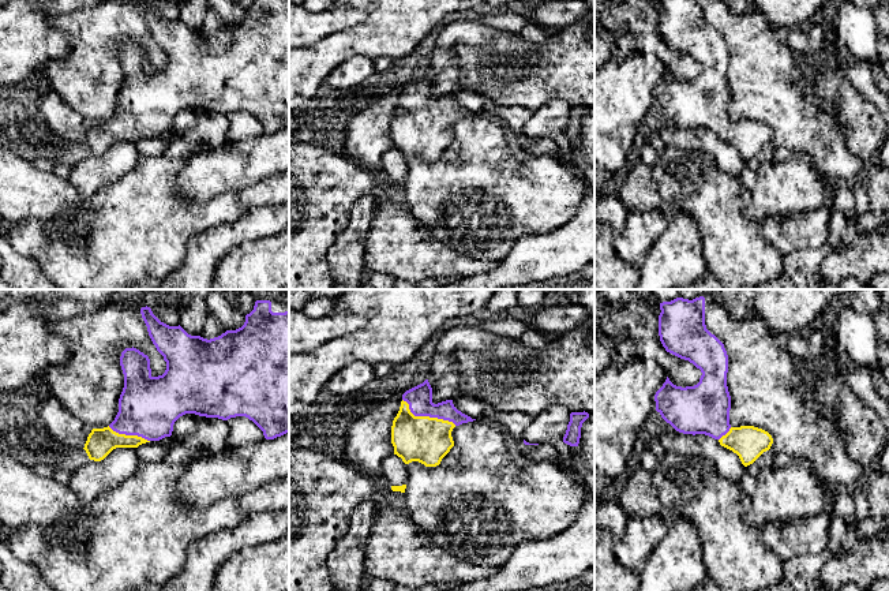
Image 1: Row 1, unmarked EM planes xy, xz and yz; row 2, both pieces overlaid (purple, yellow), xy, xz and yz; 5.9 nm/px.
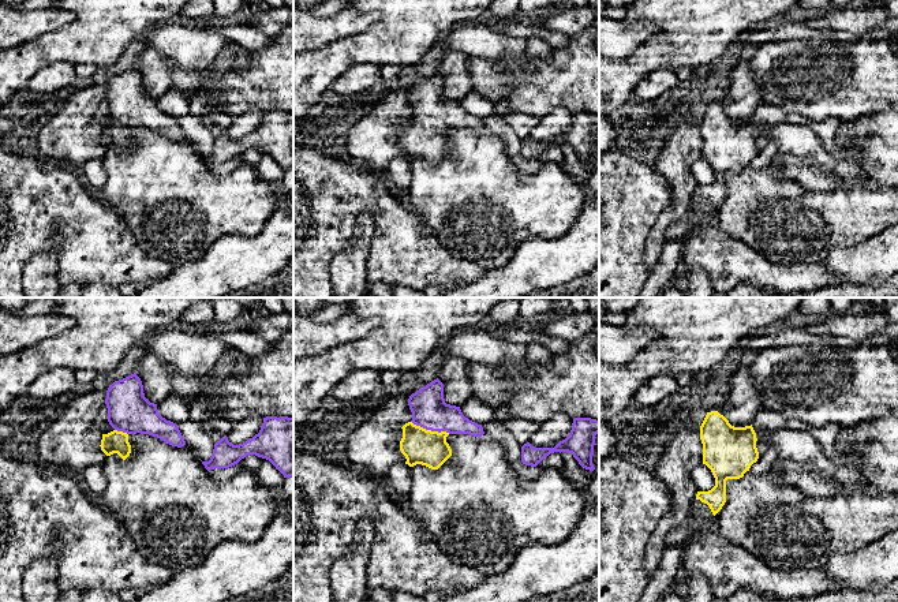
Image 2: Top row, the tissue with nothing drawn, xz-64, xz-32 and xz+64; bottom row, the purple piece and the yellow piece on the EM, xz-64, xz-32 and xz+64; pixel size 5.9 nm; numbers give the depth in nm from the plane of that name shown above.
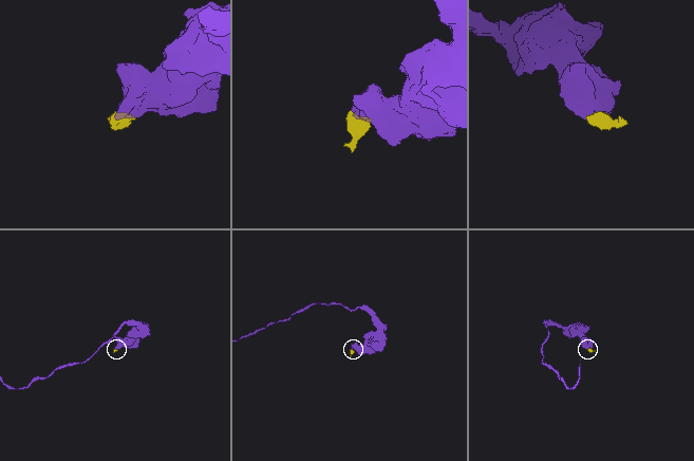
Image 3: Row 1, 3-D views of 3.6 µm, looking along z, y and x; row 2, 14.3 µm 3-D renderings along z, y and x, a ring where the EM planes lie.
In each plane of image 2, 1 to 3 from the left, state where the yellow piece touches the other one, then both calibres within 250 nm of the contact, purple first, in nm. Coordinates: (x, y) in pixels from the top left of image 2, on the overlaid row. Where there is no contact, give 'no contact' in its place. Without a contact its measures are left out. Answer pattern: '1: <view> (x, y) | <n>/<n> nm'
1: xz-64 (122, 430) | 260/130 nm
2: xz-32 (430, 429) | 220/220 nm
3: no contact

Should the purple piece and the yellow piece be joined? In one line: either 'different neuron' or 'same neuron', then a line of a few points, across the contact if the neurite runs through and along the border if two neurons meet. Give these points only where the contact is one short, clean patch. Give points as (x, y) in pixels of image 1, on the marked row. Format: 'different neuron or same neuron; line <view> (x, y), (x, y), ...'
same neuron; line xz (420, 403), (420, 408), (427, 415), (427, 440)

